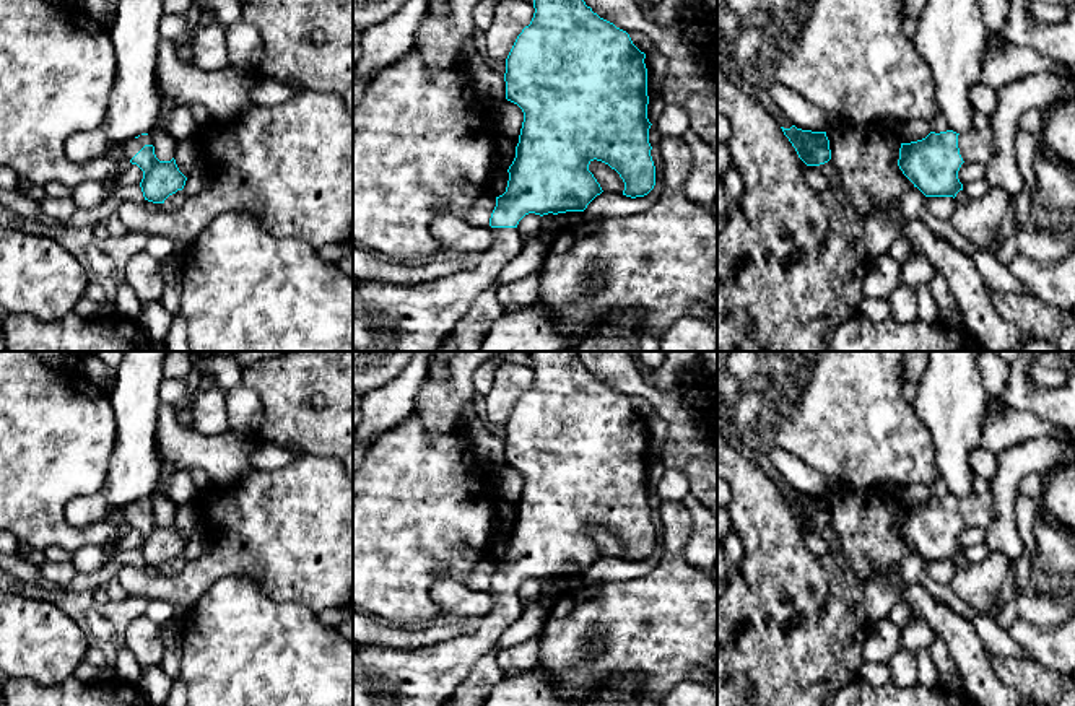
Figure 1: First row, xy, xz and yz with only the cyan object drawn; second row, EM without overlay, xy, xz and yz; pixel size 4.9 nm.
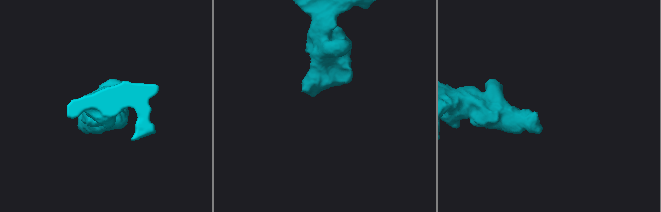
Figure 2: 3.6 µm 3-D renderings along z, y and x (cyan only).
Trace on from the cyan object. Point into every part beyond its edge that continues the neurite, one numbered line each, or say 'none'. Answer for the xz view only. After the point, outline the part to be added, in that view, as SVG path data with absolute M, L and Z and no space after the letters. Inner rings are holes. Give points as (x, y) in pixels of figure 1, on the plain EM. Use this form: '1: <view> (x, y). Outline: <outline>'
1: xz (428, 675). Outline: M493 592L494 608L472 634L411 651L353 647L353 706L447 706L477 660L520 617L517 592Z

